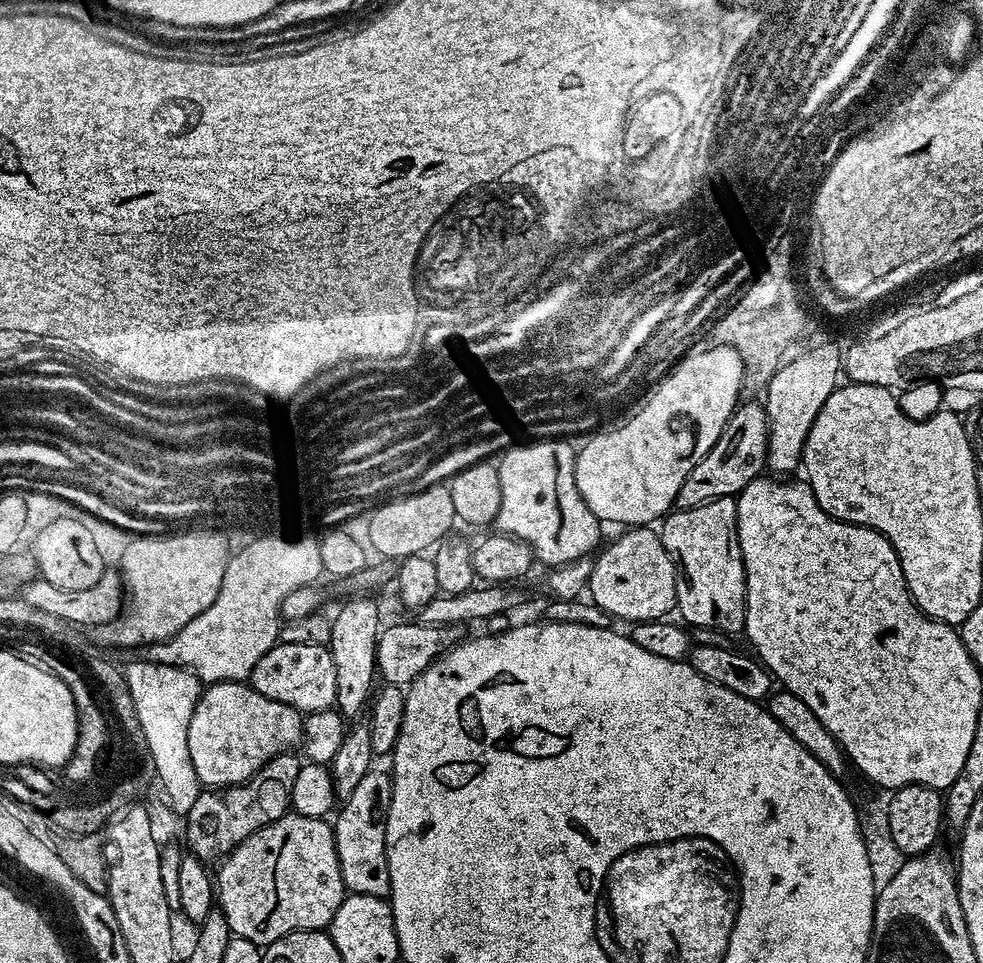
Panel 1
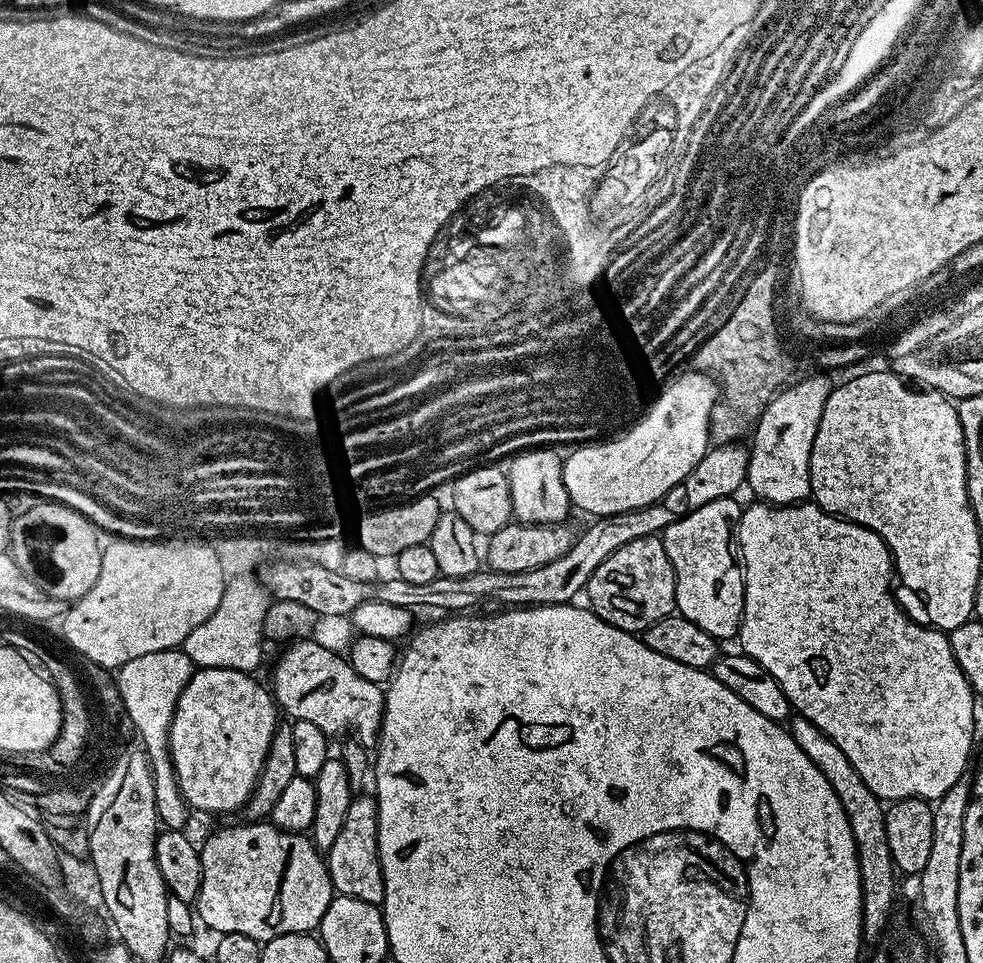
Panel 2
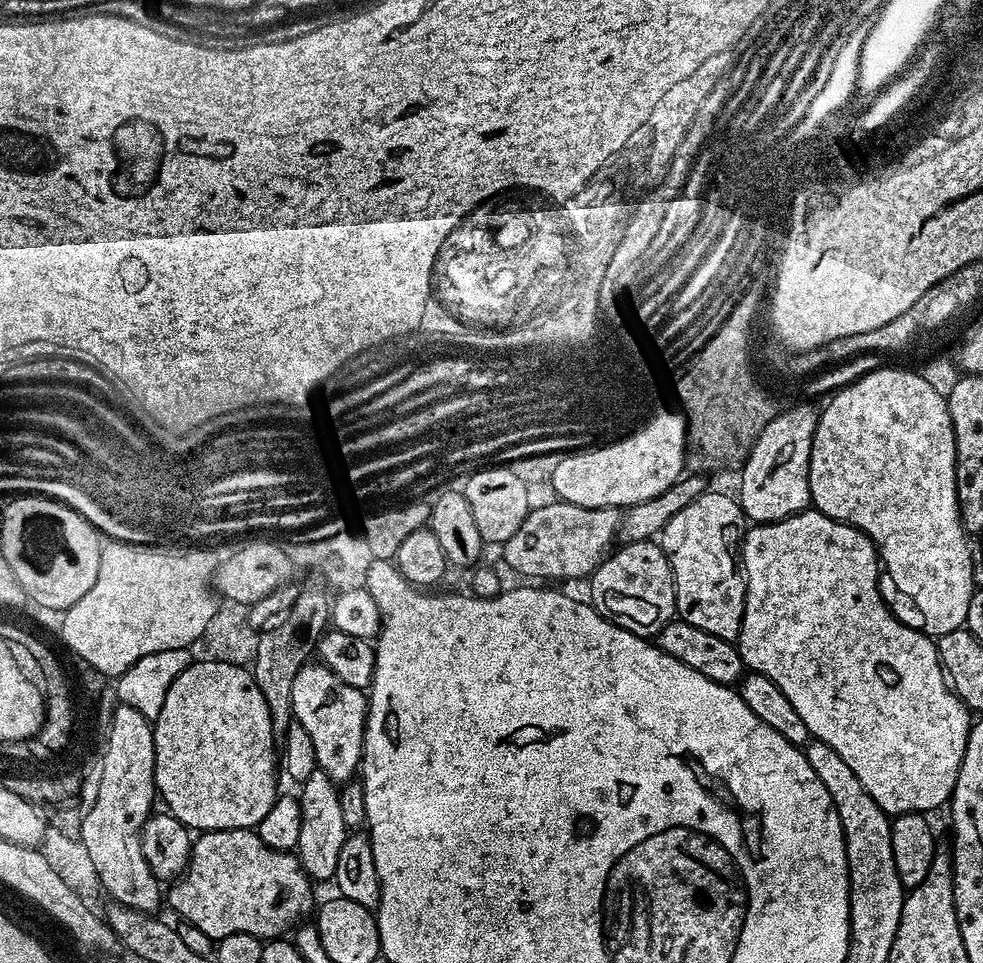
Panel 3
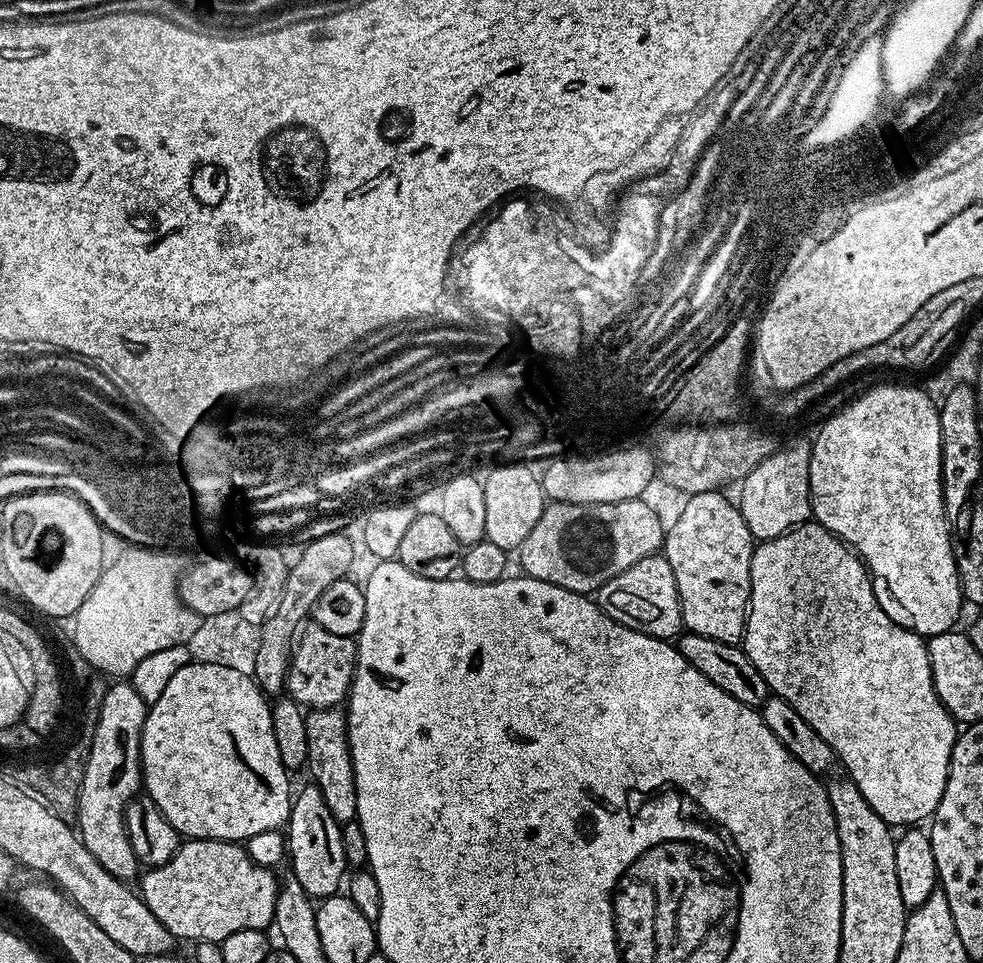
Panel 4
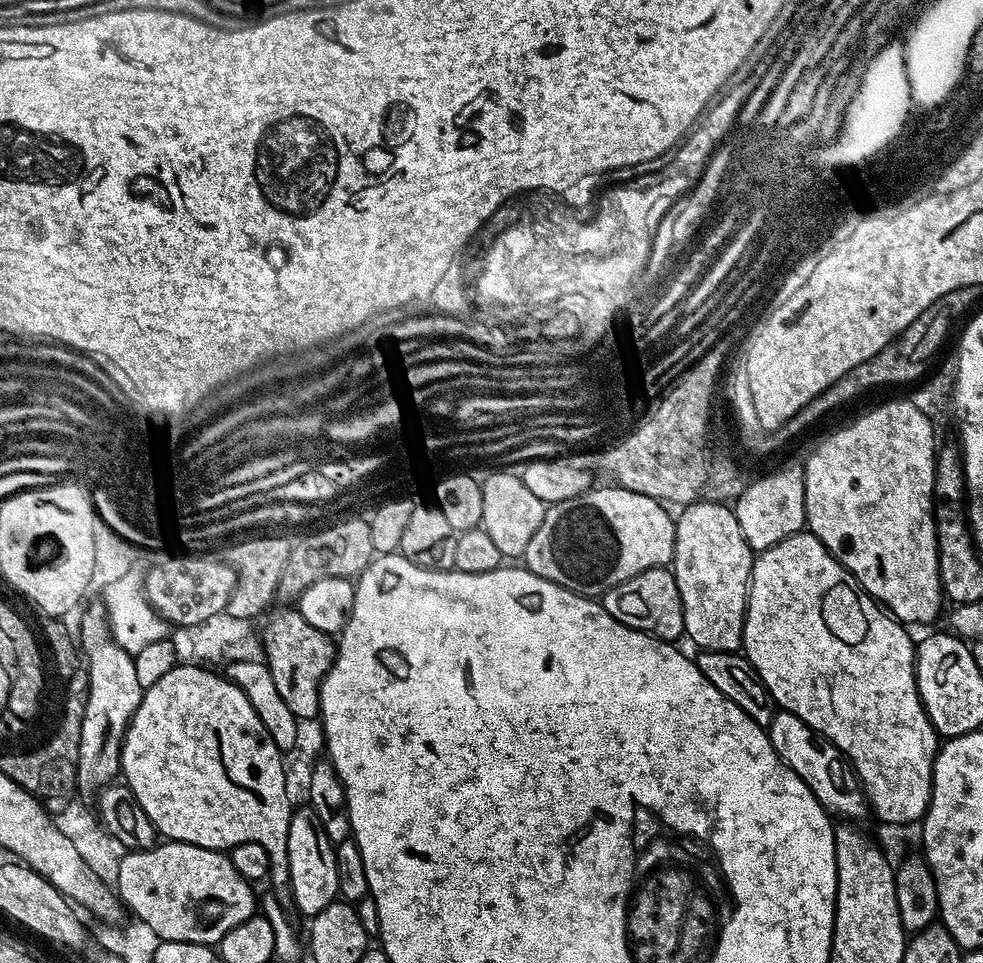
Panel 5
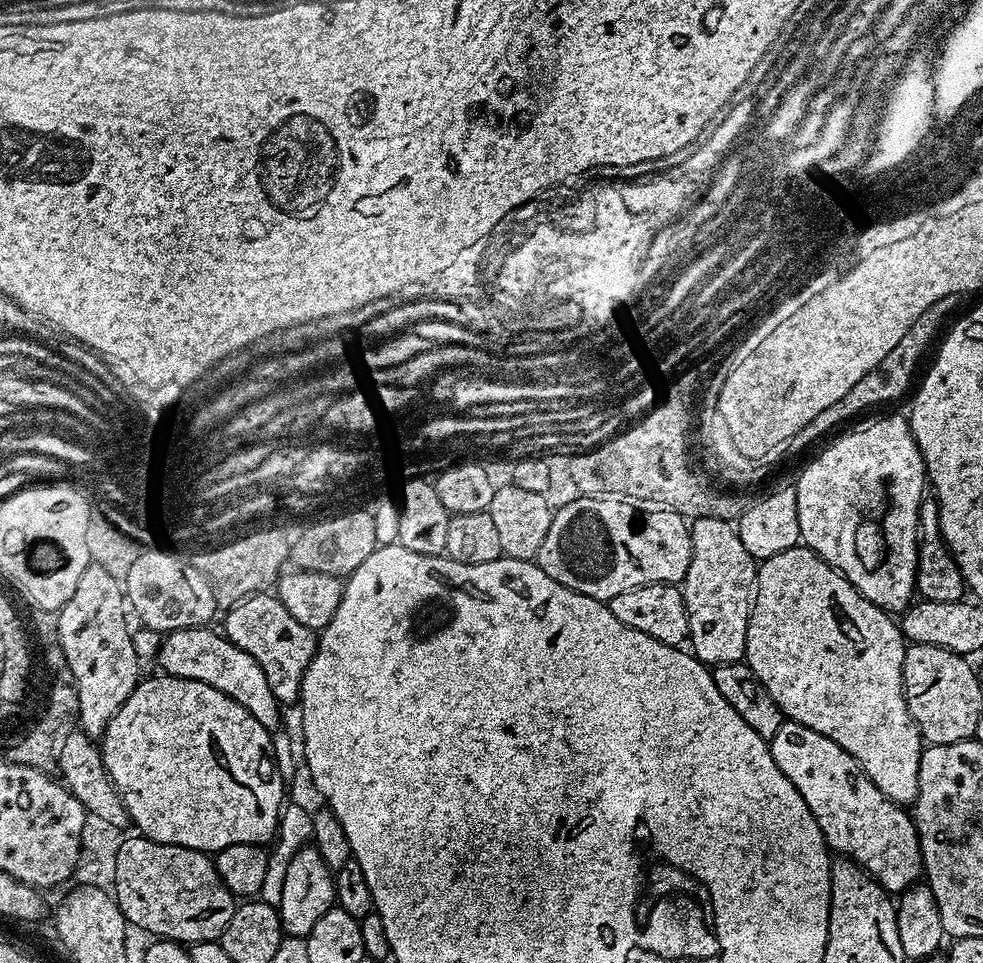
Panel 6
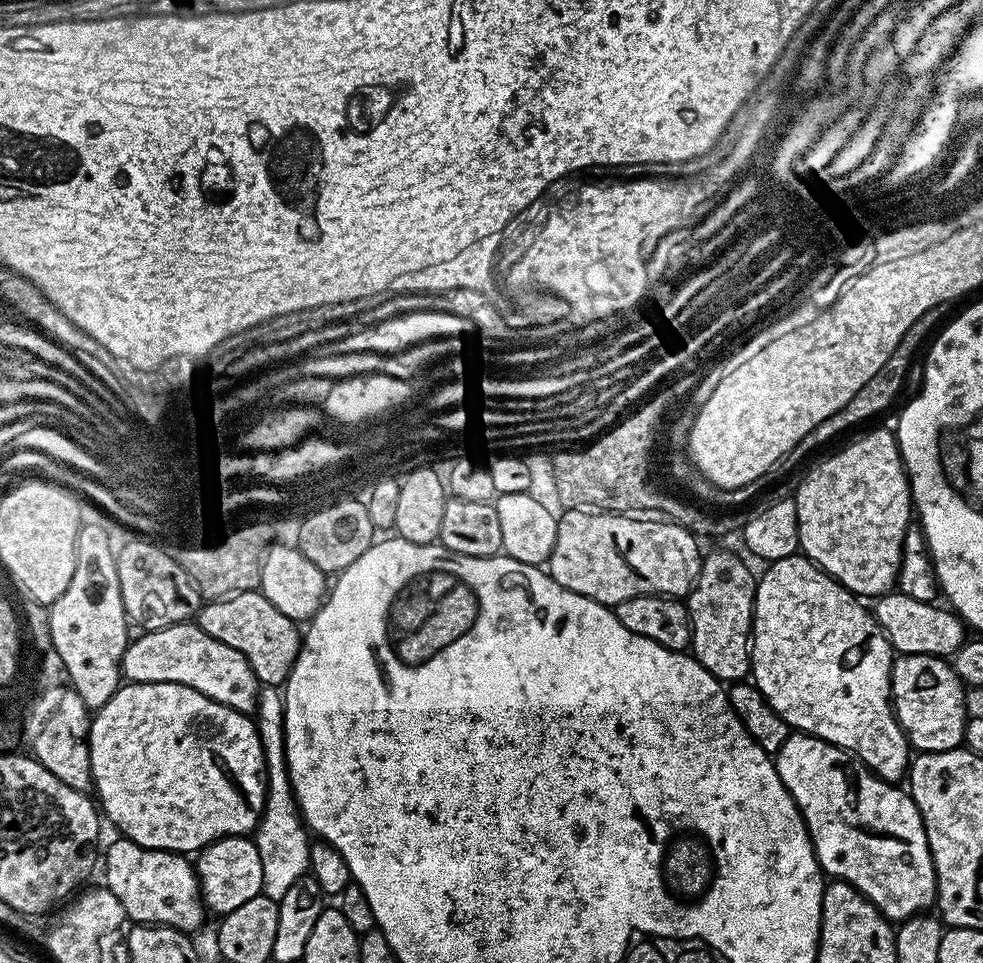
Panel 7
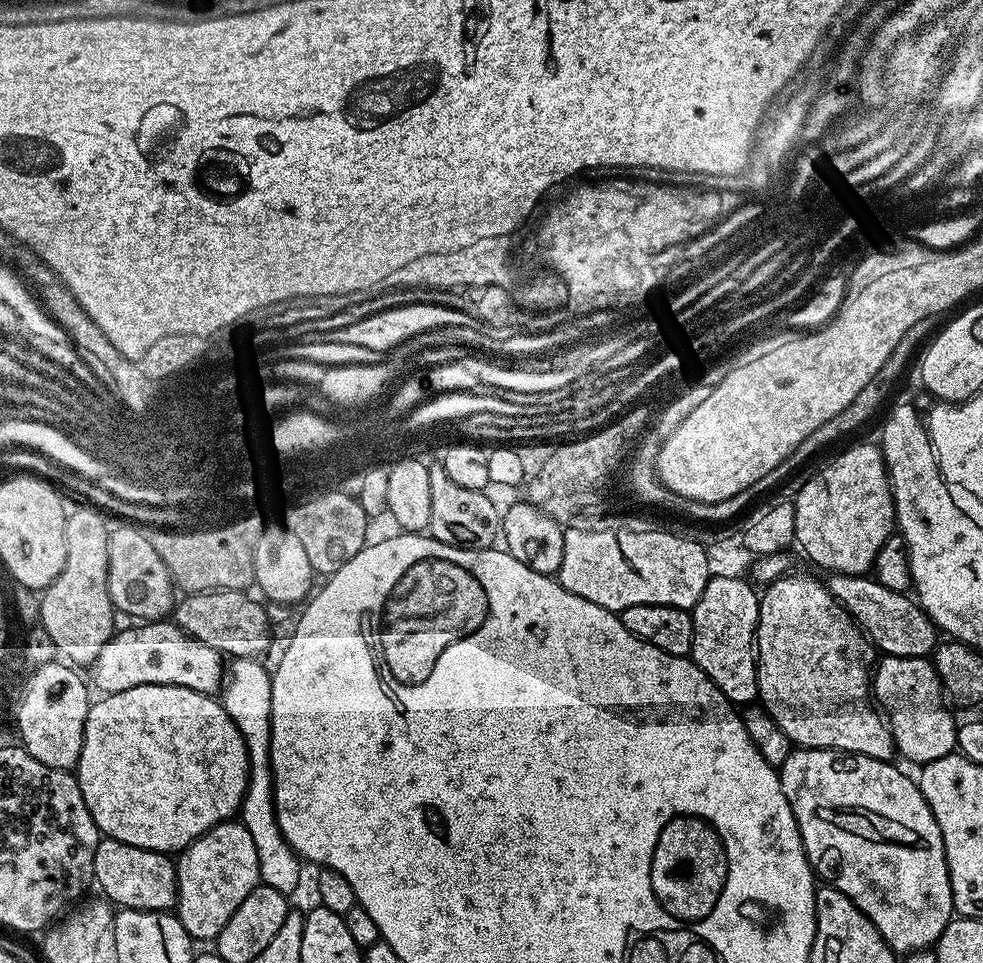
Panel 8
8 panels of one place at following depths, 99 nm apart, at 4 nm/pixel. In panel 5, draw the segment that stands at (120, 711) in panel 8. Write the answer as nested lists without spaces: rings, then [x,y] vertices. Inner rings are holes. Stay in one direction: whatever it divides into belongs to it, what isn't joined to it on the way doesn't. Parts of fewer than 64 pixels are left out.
[[[177,663],[168,673],[162,675],[158,682],[144,689],[142,702],[138,706],[138,710],[134,710],[134,718],[128,721],[128,729],[122,742],[120,770],[123,783],[128,785],[129,790],[134,794],[134,798],[138,798],[138,806],[142,806],[142,810],[146,810],[146,818],[150,818],[150,822],[156,828],[157,833],[165,841],[177,844],[193,844],[194,846],[217,850],[231,850],[242,842],[258,842],[258,846],[262,846],[262,850],[268,852],[268,857],[272,863],[270,885],[272,884],[273,889],[271,888],[271,891],[281,904],[291,905],[292,879],[290,878],[290,858],[286,850],[286,842],[290,834],[294,804],[288,801],[288,780],[284,777],[285,757],[278,750],[278,746],[274,746],[274,738],[270,738],[266,726],[262,726],[262,718],[258,718],[258,714],[254,714],[254,706],[250,706],[250,698],[246,698],[246,694],[242,694],[239,686],[233,684],[227,675],[220,673],[219,676],[218,673],[211,672],[210,669],[212,668],[200,664]]]

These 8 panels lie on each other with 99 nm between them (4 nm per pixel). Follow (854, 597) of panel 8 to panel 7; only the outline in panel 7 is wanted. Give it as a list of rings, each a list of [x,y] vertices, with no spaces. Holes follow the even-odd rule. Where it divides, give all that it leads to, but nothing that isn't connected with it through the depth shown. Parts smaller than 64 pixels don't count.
[[[893,590],[884,593],[883,596],[875,597],[874,615],[897,653],[905,656],[926,654],[927,656],[952,658],[964,645],[966,625],[952,611],[951,607],[943,606],[944,608],[939,608],[938,605],[939,603],[936,602],[931,604],[918,602],[918,598],[910,598],[899,590]]]

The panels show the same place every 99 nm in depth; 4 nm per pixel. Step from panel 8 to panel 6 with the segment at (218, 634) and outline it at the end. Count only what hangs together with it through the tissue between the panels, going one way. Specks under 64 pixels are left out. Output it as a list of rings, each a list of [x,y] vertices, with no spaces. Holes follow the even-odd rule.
[[[275,594],[247,596],[239,604],[233,604],[223,615],[223,635],[234,642],[234,646],[246,650],[246,654],[250,654],[250,658],[262,666],[266,683],[270,685],[270,690],[274,690],[274,698],[281,705],[295,705],[300,698],[302,678],[316,653],[317,633],[302,626],[302,622],[298,622],[298,618],[294,618],[294,614],[282,606],[279,596]]]

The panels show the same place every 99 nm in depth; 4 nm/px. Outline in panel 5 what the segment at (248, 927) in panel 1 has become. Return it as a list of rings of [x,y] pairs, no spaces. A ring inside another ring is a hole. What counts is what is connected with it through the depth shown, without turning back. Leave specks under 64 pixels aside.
[[[160,842],[154,848],[141,852],[125,851],[121,855],[121,866],[114,887],[119,901],[137,921],[147,924],[163,940],[174,942],[204,943],[219,945],[220,939],[234,926],[242,926],[246,918],[257,915],[258,896],[252,893],[253,885],[238,870],[234,870],[231,855],[215,848],[203,848],[193,844]]]

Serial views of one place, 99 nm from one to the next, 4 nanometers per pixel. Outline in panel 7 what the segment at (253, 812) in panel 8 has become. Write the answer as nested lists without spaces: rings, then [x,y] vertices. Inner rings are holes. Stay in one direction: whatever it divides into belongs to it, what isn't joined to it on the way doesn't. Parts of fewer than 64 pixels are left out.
[[[264,686],[260,690],[260,701],[254,713],[256,728],[264,747],[264,766],[268,769],[268,789],[264,799],[264,812],[256,825],[254,839],[258,846],[258,858],[262,858],[263,895],[280,901],[294,886],[294,882],[305,879],[310,862],[310,833],[300,816],[300,808],[294,798],[294,790],[286,762],[286,742],[284,741],[284,697],[276,686]]]

